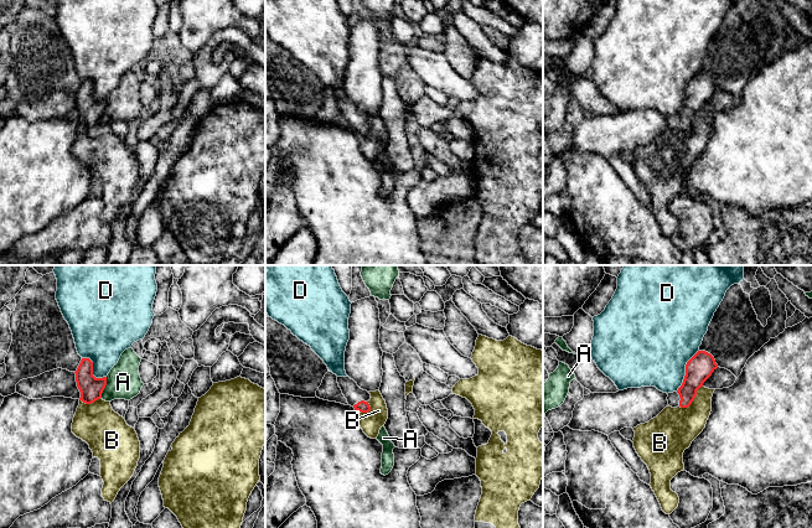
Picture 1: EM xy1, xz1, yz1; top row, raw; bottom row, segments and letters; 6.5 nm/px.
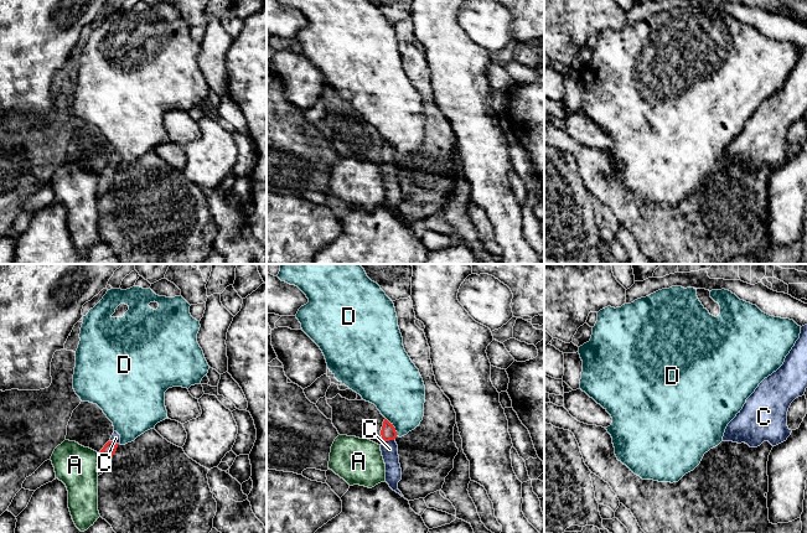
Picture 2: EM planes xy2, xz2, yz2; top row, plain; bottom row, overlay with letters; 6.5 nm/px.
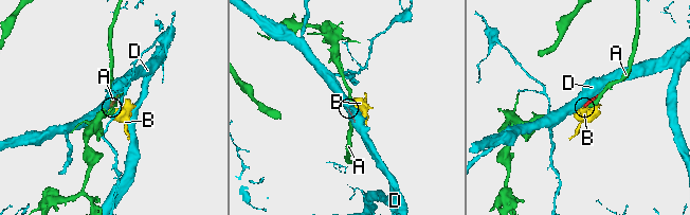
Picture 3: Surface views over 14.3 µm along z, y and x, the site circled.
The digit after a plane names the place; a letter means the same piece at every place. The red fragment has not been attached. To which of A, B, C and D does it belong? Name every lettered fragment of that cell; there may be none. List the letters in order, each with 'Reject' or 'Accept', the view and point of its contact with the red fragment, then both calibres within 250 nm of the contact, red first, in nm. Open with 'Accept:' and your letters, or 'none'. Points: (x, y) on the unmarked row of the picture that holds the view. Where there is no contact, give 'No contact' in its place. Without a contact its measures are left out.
Accept: C
A: Reject. Touches red at xy1 (104, 109). Thickness 150 nm (red) against 220 nm
B: Reject. Touches red at yz1 (693, 122). Thickness 170 nm (red) against 280 nm
C: Accept. Touches red at xz2 (388, 162). Thickness 100 nm (red) against 110 nm
D: Reject. Touches red at yz1 (686, 93). Thickness 170 nm (red) against 460 nm

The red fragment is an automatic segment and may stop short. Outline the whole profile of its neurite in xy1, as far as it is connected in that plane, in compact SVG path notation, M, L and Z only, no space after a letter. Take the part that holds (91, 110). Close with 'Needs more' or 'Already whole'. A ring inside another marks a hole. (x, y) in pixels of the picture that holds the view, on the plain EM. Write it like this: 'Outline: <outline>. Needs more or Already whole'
Outline: M82 81L76 95L77 109L81 120L86 126L92 126L102 120L102 115L107 108L107 99L95 100L93 98L93 84L89 81Z. Already whole

